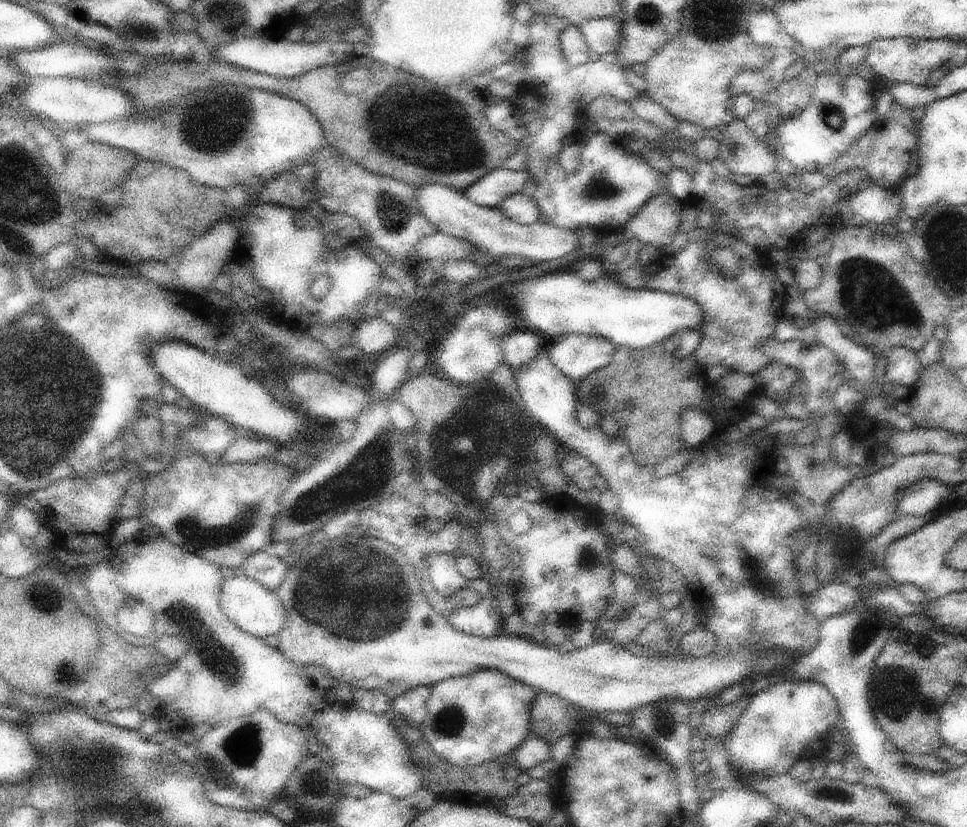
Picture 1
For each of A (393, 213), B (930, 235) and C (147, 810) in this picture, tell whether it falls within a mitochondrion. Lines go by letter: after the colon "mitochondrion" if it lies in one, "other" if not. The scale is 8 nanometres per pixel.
A: mitochondrion
B: mitochondrion
C: other

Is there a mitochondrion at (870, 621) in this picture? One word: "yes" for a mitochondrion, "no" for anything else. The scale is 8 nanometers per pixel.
yes

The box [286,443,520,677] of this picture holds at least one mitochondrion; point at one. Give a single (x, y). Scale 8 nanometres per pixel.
(340, 582)

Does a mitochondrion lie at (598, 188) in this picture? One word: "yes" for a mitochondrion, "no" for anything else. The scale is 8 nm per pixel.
yes

